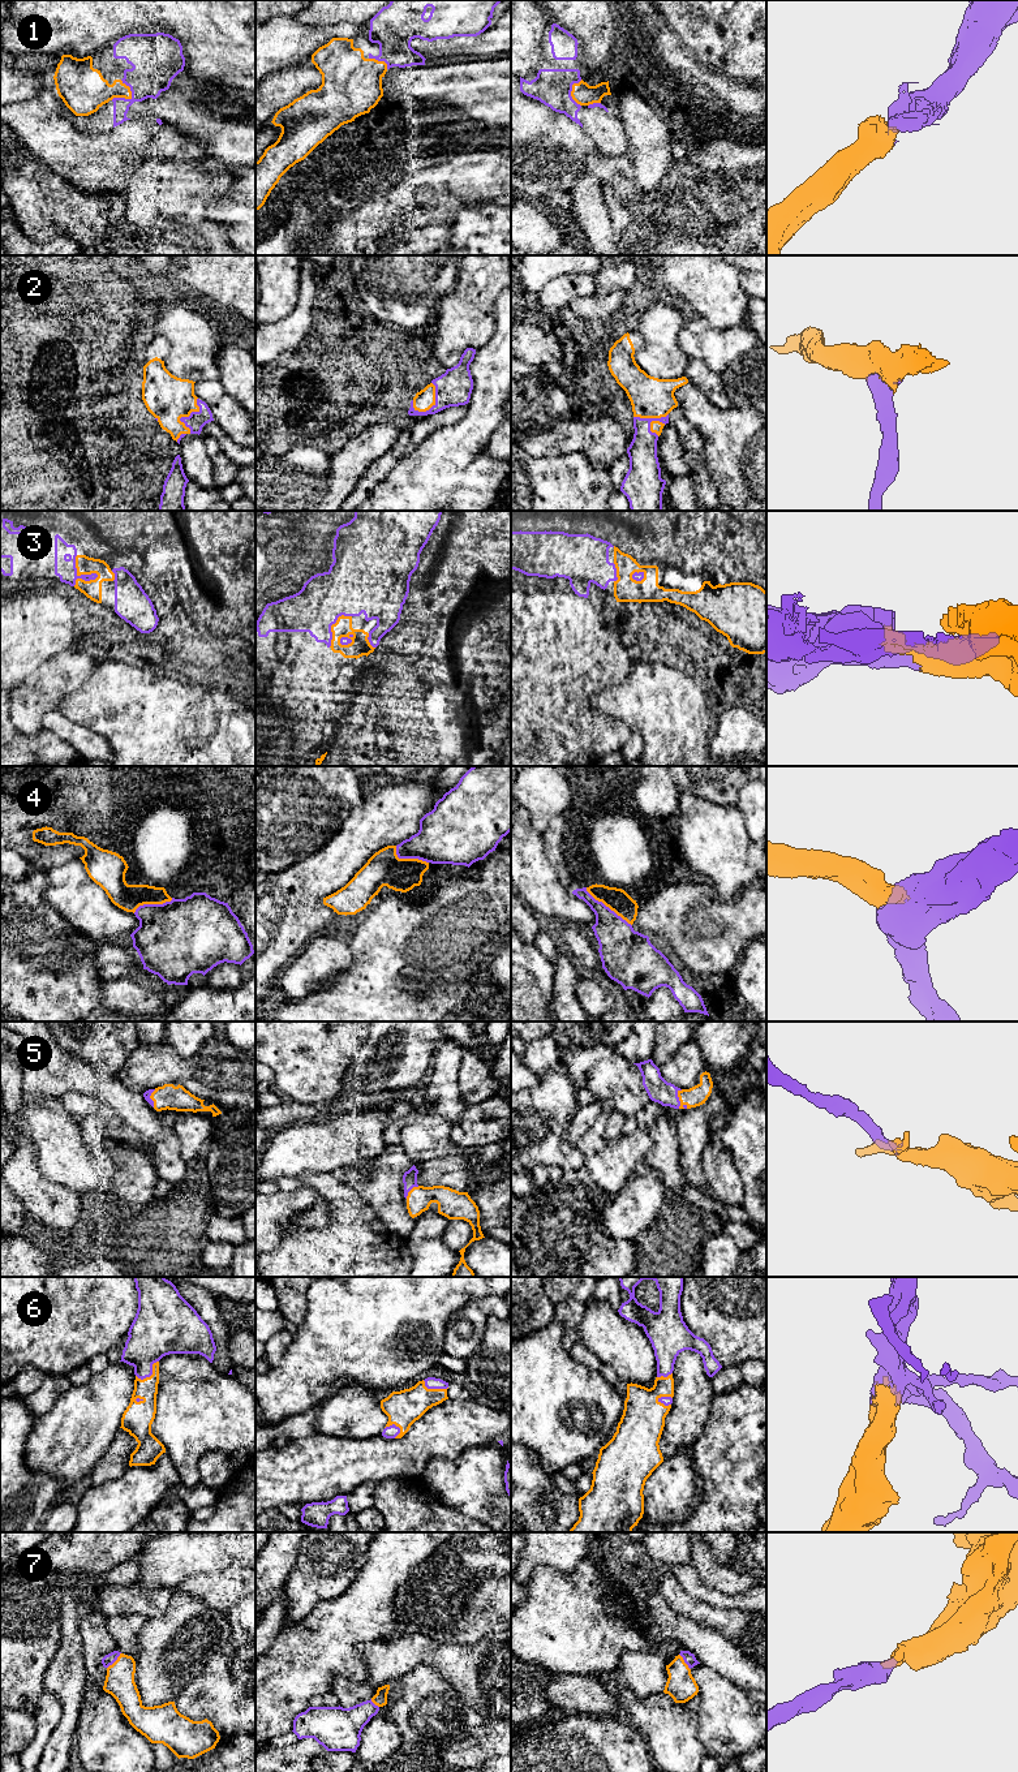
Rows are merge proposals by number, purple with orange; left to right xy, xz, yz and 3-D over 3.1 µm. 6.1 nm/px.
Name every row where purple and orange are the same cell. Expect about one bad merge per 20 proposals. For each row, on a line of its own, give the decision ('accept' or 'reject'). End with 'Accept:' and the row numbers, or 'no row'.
1: accept
2: accept
3: accept
4: accept
5: accept
6: accept
7: accept
Accept: 1, 2, 3, 4, 5, 6, 7

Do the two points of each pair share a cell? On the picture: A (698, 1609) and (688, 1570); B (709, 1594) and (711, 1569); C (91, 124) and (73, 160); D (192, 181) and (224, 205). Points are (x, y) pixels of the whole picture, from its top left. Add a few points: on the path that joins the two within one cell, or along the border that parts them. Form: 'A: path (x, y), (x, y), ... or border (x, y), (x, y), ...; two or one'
A: border (674, 1575), (690, 1595), (724, 1609); two
B: border (691, 1562), (707, 1586), (739, 1595); two
C: border (61, 115), (89, 133), (114, 128); two
D: border (227, 190), (202, 215); two

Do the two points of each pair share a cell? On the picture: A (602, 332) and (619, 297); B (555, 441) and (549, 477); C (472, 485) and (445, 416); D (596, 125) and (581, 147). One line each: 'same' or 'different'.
A: same
B: different
C: different
D: different

